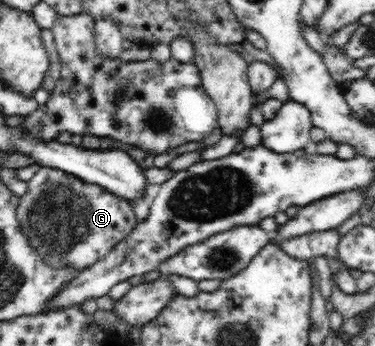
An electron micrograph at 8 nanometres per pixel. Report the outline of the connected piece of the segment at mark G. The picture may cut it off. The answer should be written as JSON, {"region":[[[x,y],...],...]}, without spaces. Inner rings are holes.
{"region":[[[42,166],[30,179],[28,191],[21,197],[16,209],[18,222],[27,234],[30,244],[52,268],[74,267],[85,270],[92,267],[96,261],[104,259],[122,239],[124,239],[138,223],[138,218],[128,201],[109,193],[98,185],[85,183],[76,176],[60,169]]]}

